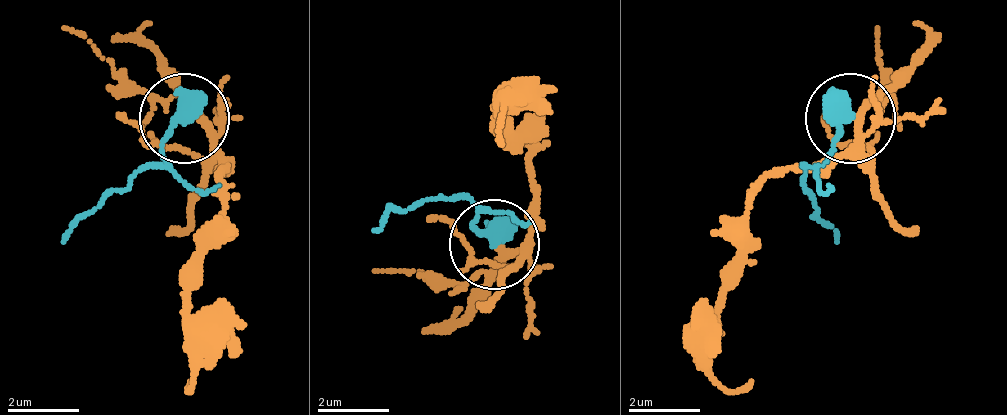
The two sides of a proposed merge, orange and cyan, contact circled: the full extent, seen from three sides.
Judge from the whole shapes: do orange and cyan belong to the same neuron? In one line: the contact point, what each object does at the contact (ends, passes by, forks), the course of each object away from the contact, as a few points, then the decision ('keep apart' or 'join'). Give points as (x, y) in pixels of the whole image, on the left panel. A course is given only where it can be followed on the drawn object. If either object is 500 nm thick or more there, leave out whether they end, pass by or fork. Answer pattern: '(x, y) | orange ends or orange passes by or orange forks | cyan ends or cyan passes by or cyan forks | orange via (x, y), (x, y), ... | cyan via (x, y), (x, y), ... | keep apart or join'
(184, 118) | orange via (186, 120), (204, 129), (222, 156), (222, 237), (186, 300), (195, 345), (186, 390), (195, 381) | cyan via (186, 120), (159, 147), (168, 165), (150, 165), (60, 246) | join

